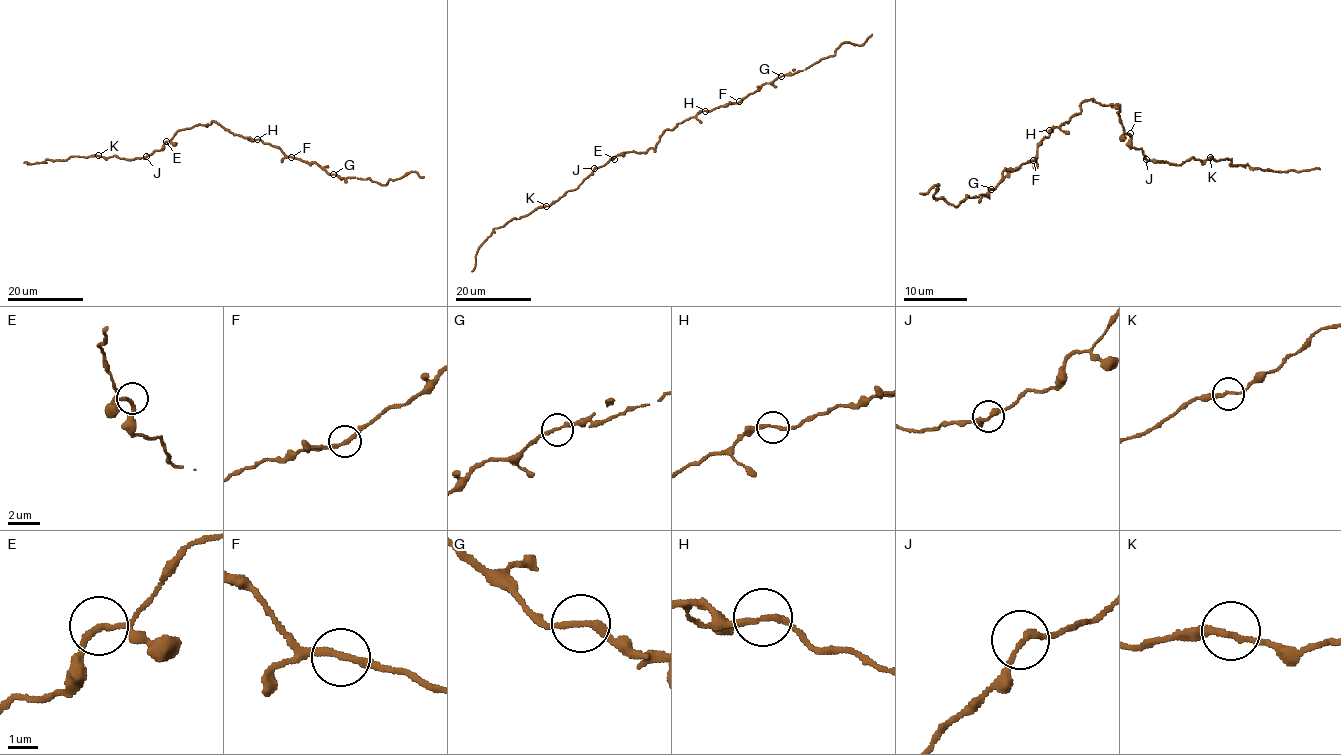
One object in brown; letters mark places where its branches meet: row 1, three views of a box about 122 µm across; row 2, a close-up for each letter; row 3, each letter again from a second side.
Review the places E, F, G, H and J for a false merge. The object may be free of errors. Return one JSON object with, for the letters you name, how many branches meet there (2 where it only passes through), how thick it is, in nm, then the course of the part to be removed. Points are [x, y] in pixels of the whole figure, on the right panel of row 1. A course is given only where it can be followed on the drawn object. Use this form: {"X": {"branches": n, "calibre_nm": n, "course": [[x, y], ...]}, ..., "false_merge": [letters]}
{"false_merge": []}

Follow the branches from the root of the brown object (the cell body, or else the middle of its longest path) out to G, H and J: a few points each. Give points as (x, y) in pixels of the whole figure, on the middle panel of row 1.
G: (661, 136), (666, 130), (672, 130), (701, 111), (739, 102), (763, 85), (771, 84), (781, 76)
H: (661, 136), (666, 130), (672, 130), (705, 111)
J: (661, 136), (654, 149), (646, 152), (623, 152), (594, 168)

